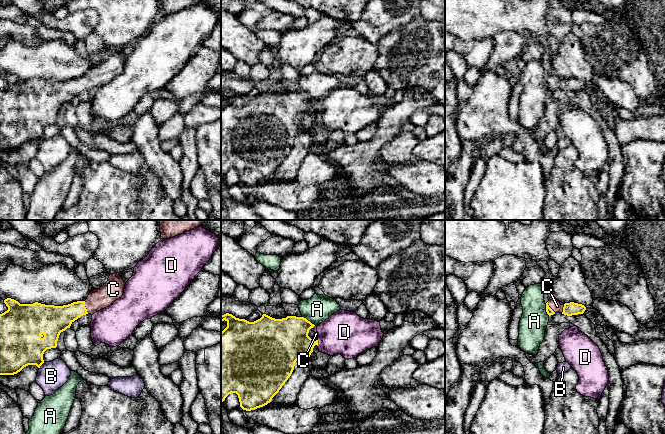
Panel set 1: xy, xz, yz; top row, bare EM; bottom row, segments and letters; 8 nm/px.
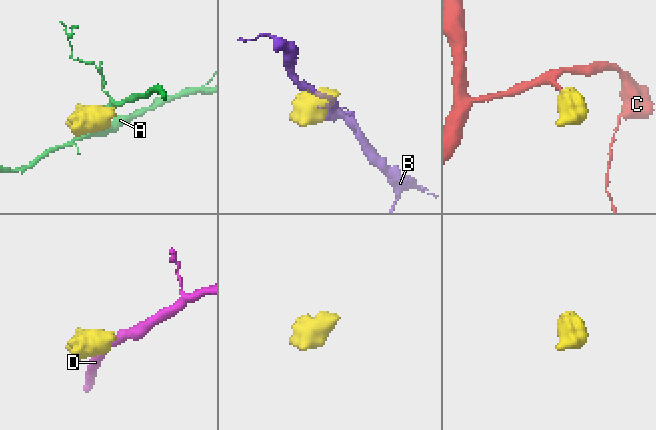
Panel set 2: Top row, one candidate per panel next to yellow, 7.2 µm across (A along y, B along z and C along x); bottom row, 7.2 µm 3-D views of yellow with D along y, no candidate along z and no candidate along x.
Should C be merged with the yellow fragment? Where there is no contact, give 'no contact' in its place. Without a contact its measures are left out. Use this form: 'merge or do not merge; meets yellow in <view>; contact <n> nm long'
merge; meets yellow in xy; contact 110 nm long

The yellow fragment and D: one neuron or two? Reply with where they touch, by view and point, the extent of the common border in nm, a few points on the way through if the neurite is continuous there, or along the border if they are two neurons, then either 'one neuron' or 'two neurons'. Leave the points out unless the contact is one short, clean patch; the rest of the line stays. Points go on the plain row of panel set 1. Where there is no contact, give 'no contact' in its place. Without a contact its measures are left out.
meets yellow in xz at (317, 119); contact 50 nm long; border along xz (317, 116), (318, 121); two neurons

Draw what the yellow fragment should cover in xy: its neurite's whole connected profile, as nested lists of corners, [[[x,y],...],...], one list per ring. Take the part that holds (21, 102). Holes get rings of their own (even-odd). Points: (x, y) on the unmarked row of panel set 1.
[[[119,49],[111,50],[108,57],[99,65],[91,67],[85,77],[63,82],[45,81],[38,78],[20,80],[14,75],[5,75],[4,79],[8,86],[0,90],[0,151],[17,150],[28,141],[36,141],[40,144],[44,139],[44,128],[57,123],[61,108],[70,104],[71,100],[81,92],[93,91],[113,80],[123,72],[125,60]]]

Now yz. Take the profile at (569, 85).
[[[552,72],[546,79],[546,88],[549,92],[555,89],[562,89],[567,92],[583,90],[586,83],[582,80],[570,78],[562,79]]]

